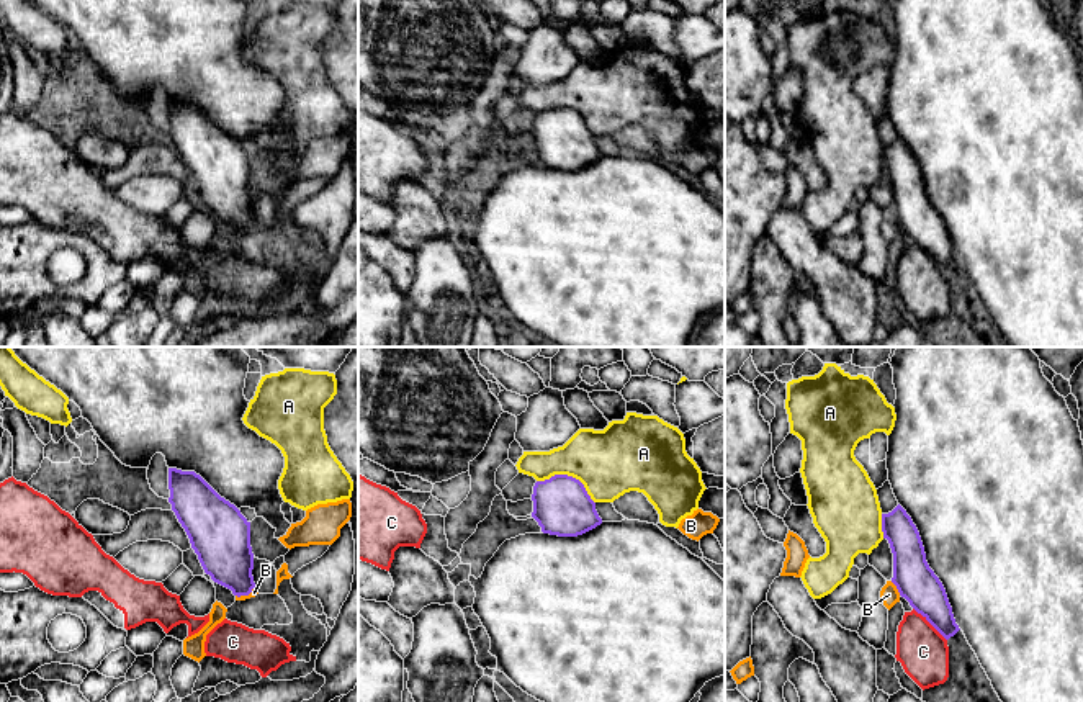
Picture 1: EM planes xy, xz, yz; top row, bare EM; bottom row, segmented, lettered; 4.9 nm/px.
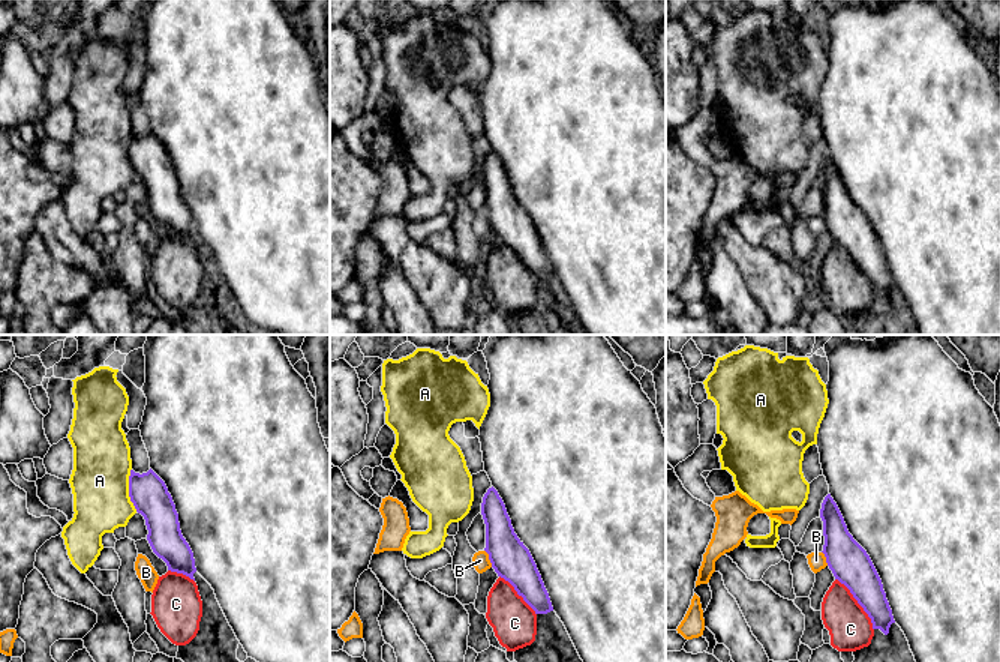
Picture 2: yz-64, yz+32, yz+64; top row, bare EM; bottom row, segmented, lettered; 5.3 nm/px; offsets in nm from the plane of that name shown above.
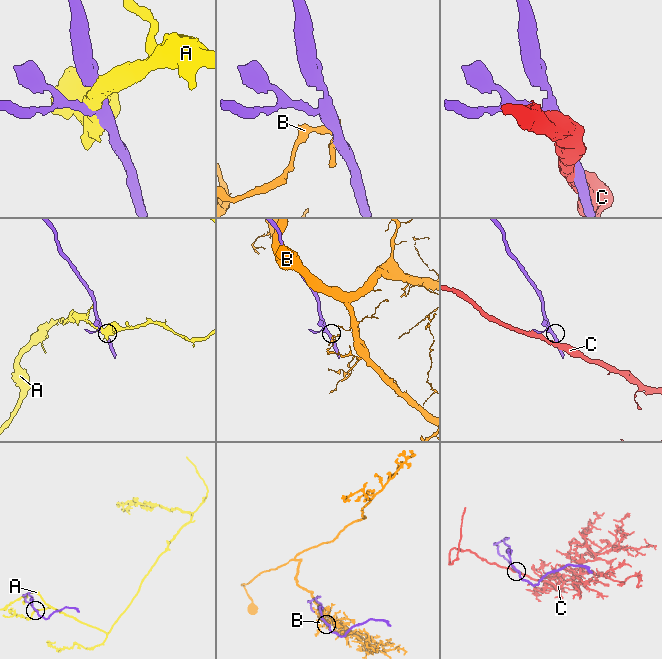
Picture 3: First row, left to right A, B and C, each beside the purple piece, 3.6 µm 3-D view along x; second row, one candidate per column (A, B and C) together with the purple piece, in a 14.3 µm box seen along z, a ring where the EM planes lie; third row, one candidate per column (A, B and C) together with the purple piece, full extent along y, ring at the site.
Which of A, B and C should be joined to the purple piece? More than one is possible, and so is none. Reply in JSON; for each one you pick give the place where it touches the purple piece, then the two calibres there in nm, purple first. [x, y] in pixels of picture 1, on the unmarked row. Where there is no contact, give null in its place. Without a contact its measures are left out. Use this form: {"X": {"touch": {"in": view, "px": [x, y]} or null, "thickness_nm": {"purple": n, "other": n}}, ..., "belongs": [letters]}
{"belongs": []}

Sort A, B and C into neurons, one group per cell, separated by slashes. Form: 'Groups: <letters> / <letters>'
Groups: A / B / C

